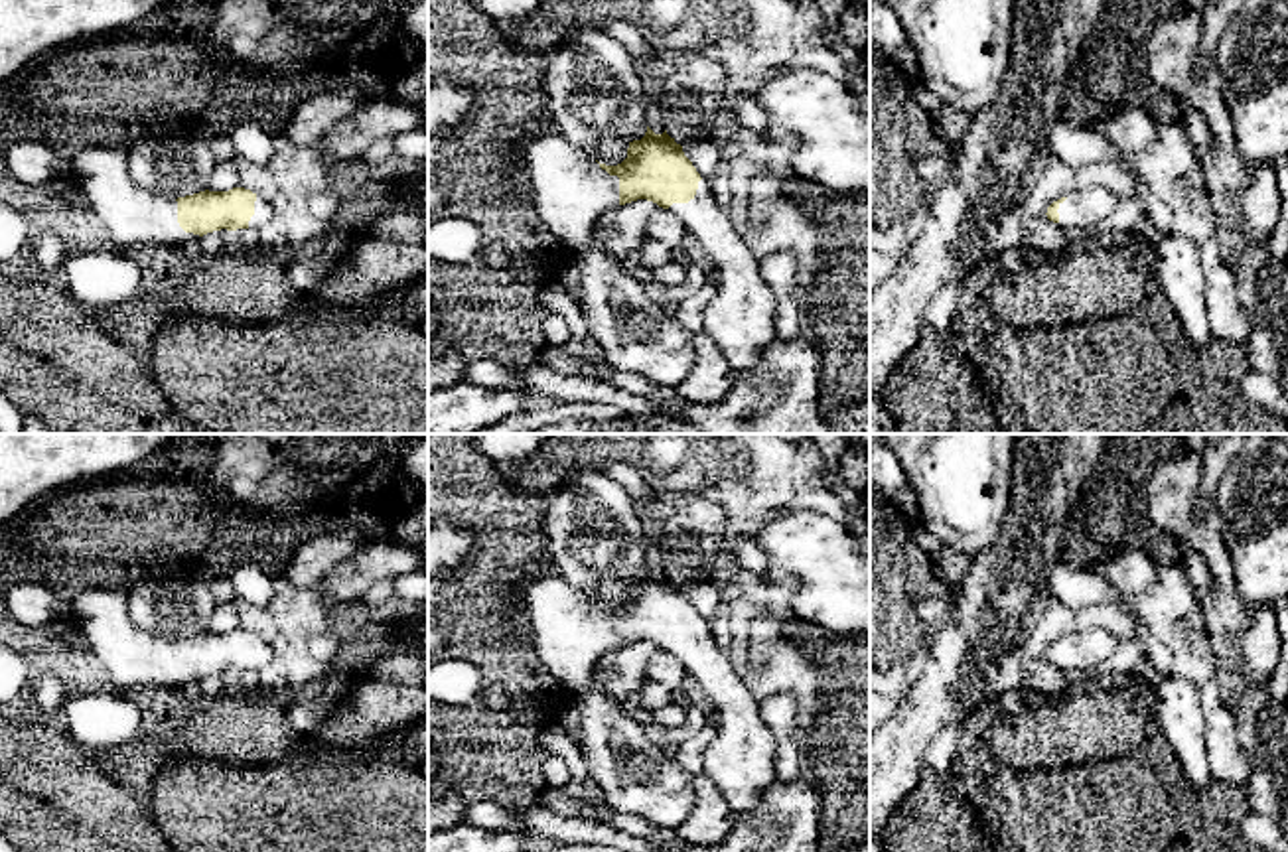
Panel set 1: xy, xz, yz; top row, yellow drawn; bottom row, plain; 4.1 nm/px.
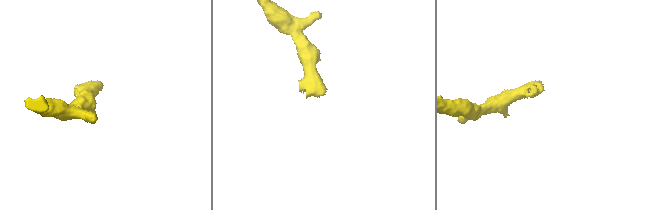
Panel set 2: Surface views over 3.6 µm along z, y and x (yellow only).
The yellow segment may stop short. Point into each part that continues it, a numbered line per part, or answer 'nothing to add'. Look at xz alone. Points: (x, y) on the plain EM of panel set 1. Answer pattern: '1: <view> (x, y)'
1: xz (571, 634)
2: xz (740, 760)

